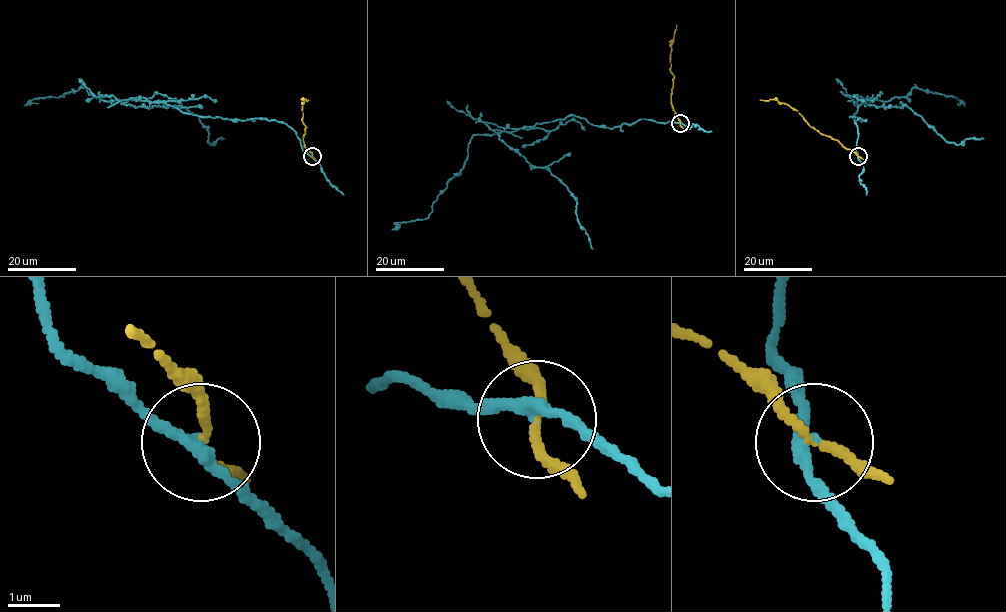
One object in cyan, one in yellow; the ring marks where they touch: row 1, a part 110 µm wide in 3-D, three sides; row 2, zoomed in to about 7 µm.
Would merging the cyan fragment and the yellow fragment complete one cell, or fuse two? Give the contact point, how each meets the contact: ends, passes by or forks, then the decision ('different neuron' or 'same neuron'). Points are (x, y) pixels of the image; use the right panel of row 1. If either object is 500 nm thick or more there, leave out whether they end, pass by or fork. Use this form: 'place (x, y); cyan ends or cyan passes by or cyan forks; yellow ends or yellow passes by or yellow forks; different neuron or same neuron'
place (858, 156); cyan passes by; yellow passes by; different neuron

